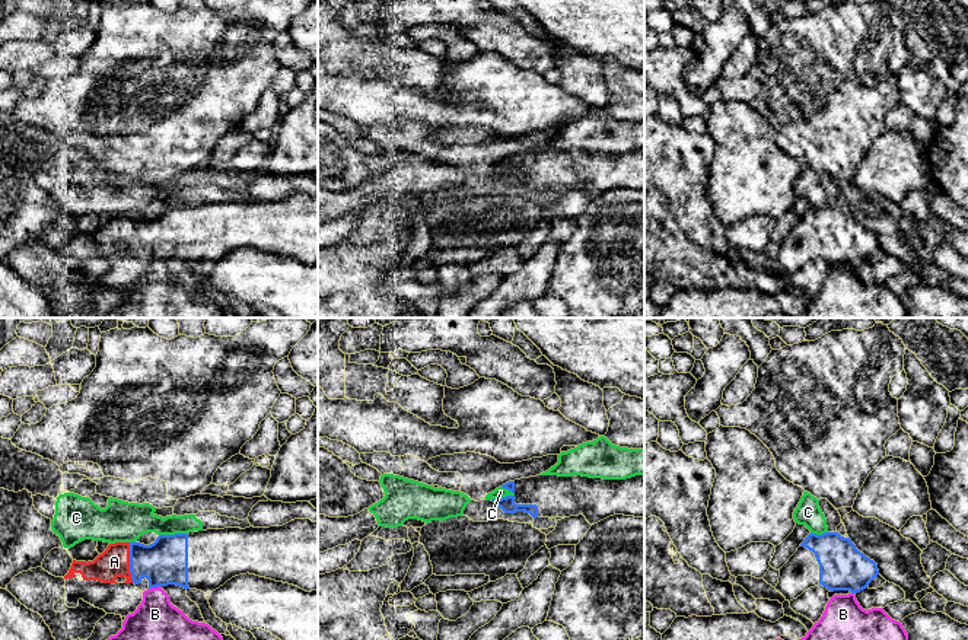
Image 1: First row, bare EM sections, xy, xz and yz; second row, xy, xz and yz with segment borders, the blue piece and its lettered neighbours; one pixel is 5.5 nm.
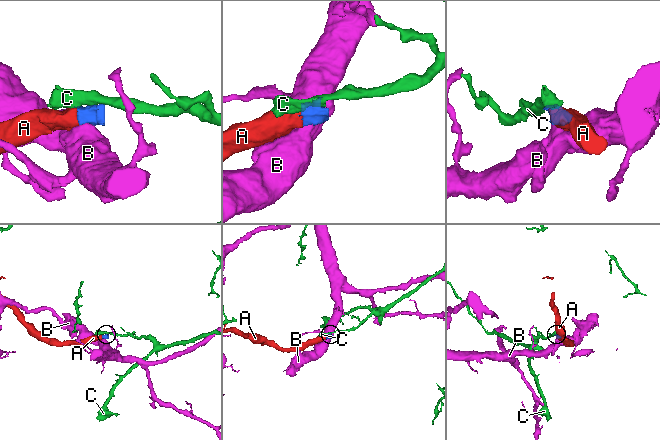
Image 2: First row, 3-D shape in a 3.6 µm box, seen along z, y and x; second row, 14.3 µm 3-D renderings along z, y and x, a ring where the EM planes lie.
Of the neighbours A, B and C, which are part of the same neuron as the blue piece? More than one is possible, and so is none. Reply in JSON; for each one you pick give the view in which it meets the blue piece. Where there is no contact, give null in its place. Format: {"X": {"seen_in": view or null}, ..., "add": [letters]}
{"A": {"seen_in": "xy"}, "add": ["A"]}

